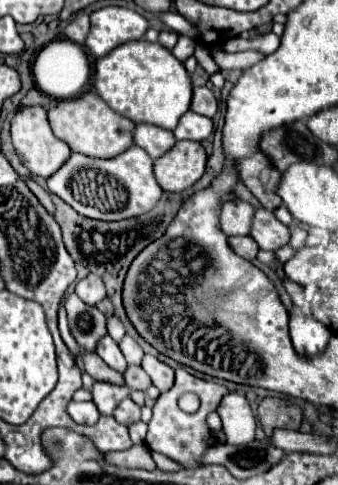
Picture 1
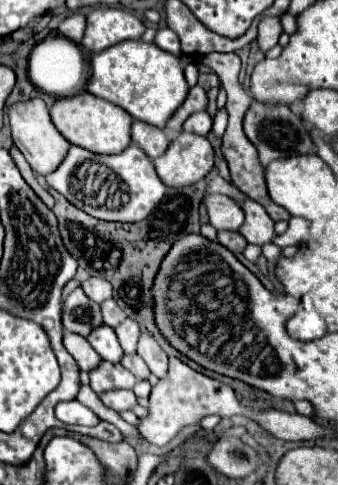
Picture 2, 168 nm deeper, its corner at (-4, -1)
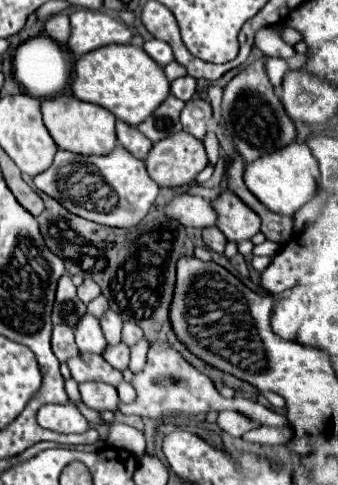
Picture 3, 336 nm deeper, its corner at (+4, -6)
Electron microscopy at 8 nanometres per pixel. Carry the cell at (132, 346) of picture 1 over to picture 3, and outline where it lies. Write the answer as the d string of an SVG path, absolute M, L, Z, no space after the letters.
M106 309L102 319L100 319L100 327L102 327L102 333L106 337L106 341L110 345L116 345L120 343L120 333L122 333L122 319L120 315L116 315L116 311L112 309Z

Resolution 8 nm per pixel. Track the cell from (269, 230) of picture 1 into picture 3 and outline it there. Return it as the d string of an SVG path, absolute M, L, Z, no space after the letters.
M224 189L212 207L216 211L216 227L226 235L228 241L238 243L260 231L260 217L232 191Z

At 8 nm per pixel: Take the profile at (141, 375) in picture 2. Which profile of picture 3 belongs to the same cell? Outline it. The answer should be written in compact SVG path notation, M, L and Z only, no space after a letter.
M120 341L116 347L106 345L102 357L104 357L114 369L124 369L124 367L128 367L128 361L130 361L130 349L128 349L126 343Z

